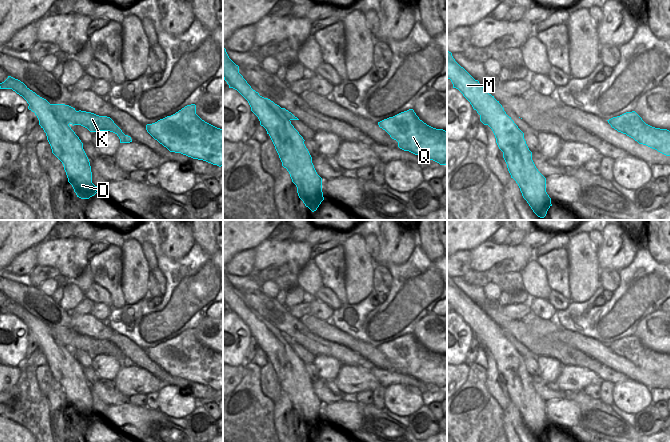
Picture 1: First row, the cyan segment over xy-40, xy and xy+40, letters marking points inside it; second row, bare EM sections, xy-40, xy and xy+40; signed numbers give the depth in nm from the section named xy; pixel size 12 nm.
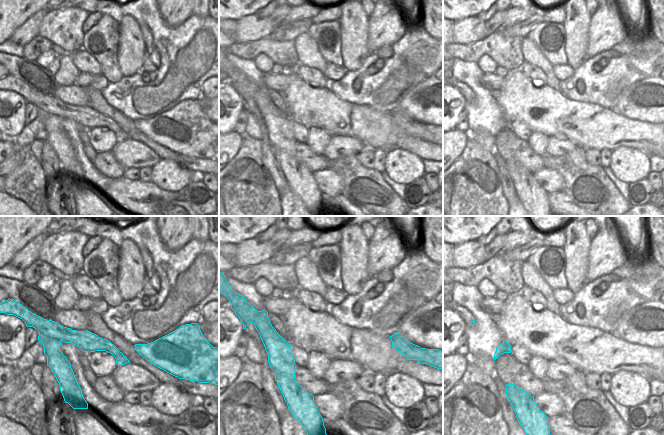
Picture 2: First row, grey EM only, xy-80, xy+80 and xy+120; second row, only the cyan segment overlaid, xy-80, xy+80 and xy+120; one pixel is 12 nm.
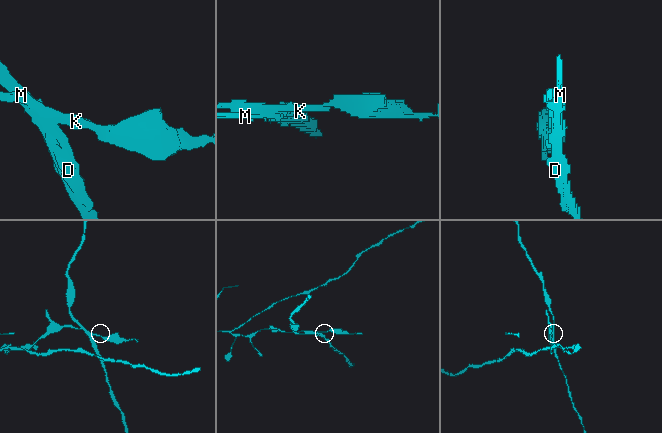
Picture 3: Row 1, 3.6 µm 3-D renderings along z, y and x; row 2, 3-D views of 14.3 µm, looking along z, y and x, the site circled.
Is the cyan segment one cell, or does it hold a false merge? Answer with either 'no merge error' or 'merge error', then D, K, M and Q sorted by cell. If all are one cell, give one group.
merge error; groups D M / K Q

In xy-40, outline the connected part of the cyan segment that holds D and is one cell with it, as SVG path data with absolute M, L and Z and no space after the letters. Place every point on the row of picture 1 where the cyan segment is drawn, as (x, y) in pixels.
M55 118L50 124L44 124L43 130L51 146L52 153L62 162L68 182L77 197L89 199L97 192L92 183L89 159L83 149L83 143L69 124Z

